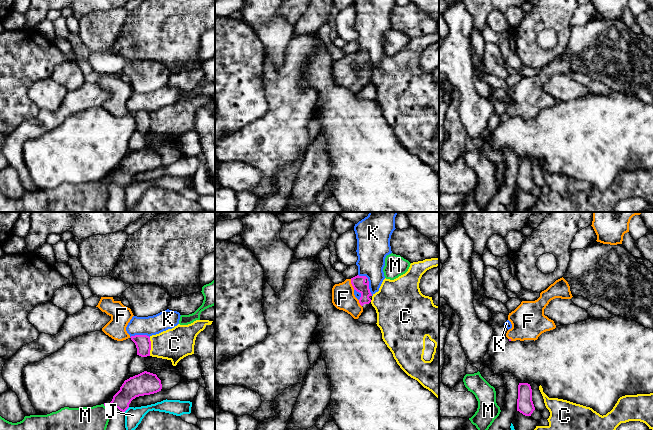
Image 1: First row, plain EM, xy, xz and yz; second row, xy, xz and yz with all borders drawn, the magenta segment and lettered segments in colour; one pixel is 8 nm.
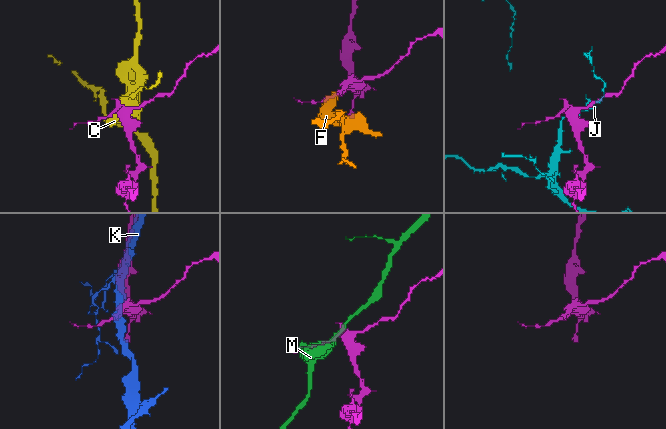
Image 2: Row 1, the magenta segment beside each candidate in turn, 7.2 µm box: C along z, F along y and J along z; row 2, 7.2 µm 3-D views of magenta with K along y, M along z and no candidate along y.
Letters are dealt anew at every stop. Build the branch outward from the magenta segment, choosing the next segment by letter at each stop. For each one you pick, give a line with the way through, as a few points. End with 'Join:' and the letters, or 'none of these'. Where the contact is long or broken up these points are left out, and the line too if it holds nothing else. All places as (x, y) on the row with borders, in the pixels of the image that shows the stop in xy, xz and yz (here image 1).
Join: F

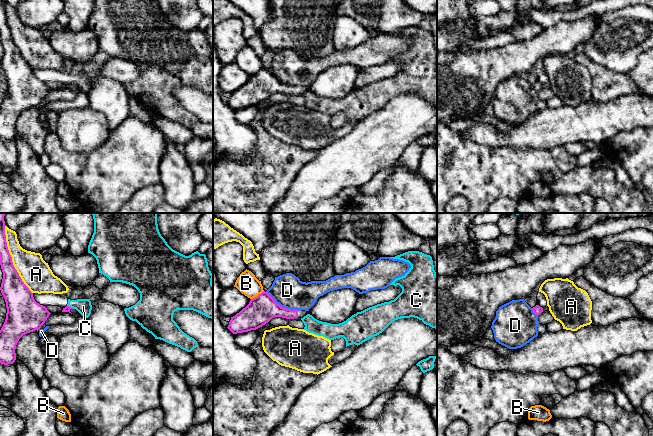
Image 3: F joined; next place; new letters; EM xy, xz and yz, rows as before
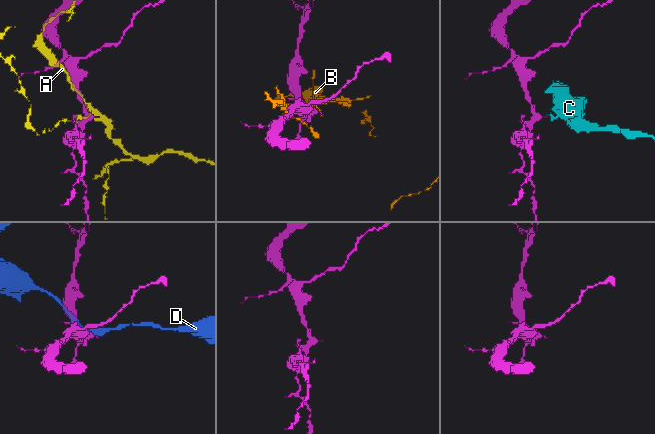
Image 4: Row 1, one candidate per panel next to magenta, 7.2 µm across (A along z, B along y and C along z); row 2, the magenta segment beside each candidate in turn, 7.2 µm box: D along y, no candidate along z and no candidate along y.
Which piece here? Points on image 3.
Join: none of these

